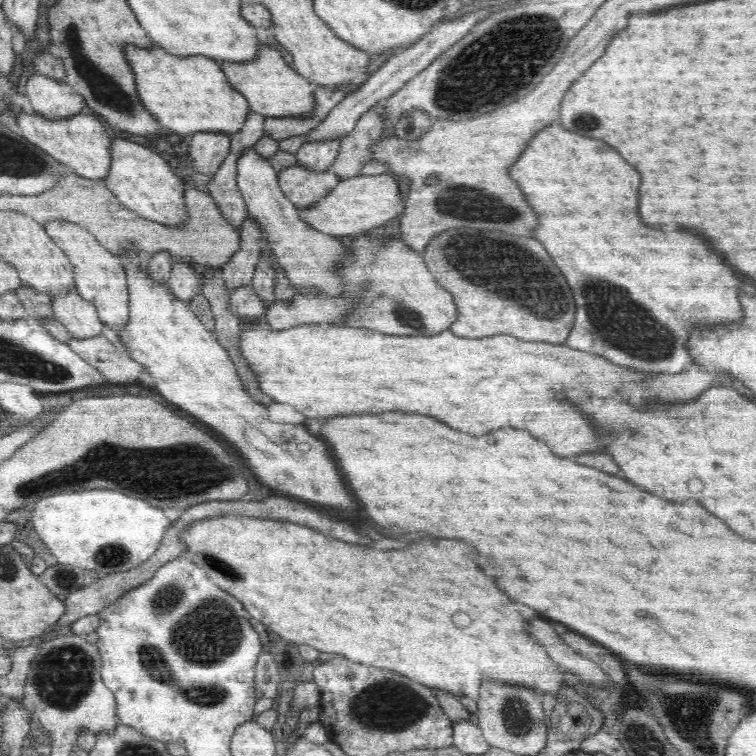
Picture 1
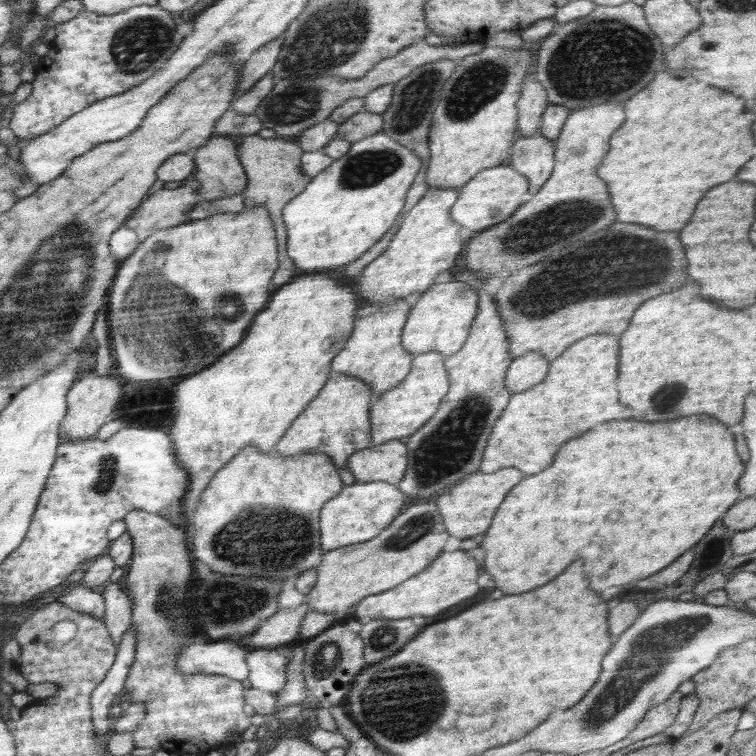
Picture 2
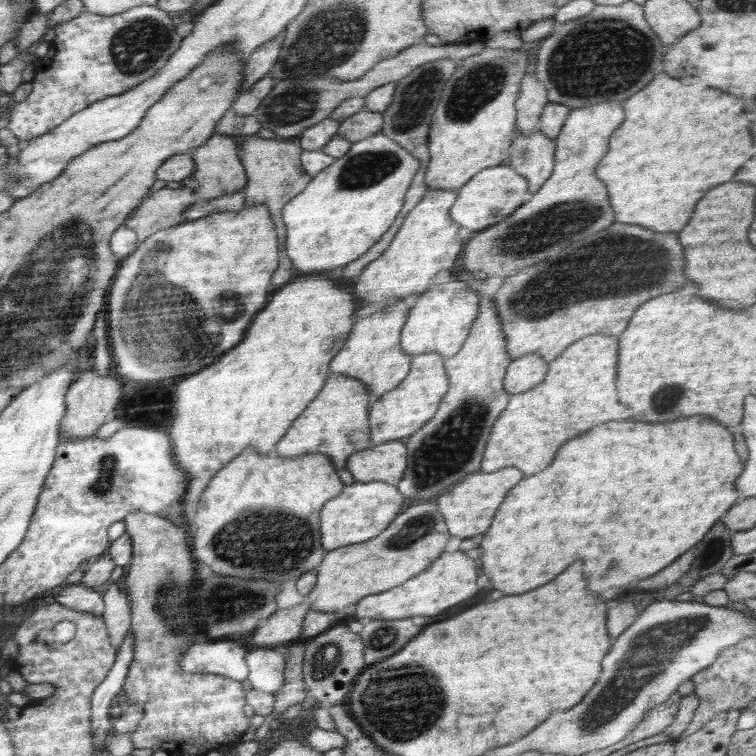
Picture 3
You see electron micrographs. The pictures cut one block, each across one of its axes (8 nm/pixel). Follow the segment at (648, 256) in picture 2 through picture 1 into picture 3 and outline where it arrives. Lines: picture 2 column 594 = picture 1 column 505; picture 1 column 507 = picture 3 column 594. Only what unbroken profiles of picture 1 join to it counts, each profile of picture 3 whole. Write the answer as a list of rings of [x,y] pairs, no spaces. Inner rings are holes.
[[[616,222],[602,232],[567,244],[558,254],[532,265],[532,268],[528,267],[508,274],[503,278],[503,284],[491,300],[496,305],[496,312],[502,321],[502,331],[506,335],[506,353],[512,357],[512,360],[528,353],[540,353],[542,359],[551,363],[568,346],[585,336],[622,334],[640,304],[656,296],[674,292],[684,284],[686,284],[684,248],[680,248],[676,232],[662,234],[662,232],[652,232],[638,224]]]

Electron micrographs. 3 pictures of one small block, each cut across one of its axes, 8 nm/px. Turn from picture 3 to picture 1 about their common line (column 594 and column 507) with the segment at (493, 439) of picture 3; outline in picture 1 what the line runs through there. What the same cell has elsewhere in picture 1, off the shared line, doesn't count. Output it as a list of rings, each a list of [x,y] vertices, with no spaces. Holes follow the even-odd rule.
[[[263,320],[248,321],[248,327],[242,328],[239,334],[239,352],[241,352],[242,358],[249,364],[249,370],[255,374],[258,379],[260,390],[267,394],[270,399],[274,398],[276,402],[288,402],[292,404],[296,410],[300,410],[306,418],[328,418],[332,419],[334,416],[342,416],[342,414],[376,414],[376,412],[386,412],[386,410],[398,410],[398,412],[418,412],[418,414],[428,414],[428,416],[434,416],[438,420],[444,420],[448,422],[452,428],[456,430],[462,430],[462,432],[468,432],[468,434],[486,434],[486,432],[492,432],[492,430],[498,430],[502,426],[512,426],[512,428],[526,428],[528,432],[532,432],[532,436],[540,438],[542,442],[546,442],[550,446],[550,450],[556,454],[556,456],[576,456],[576,454],[584,454],[584,452],[602,452],[598,444],[592,444],[598,434],[596,430],[590,426],[590,420],[584,418],[570,402],[566,400],[558,400],[554,396],[554,390],[582,390],[586,394],[598,394],[598,396],[604,396],[604,394],[610,394],[610,396],[616,396],[616,394],[626,394],[628,400],[636,406],[642,406],[642,402],[664,402],[664,404],[674,404],[674,402],[686,402],[686,400],[692,400],[696,398],[700,392],[708,390],[710,386],[714,384],[724,384],[724,386],[730,386],[730,388],[736,388],[736,390],[742,390],[742,394],[752,394],[750,390],[746,390],[742,386],[742,382],[738,380],[732,380],[728,376],[722,376],[722,380],[718,380],[718,372],[706,372],[704,368],[698,368],[698,366],[690,366],[688,372],[682,372],[682,374],[666,374],[666,376],[656,376],[656,378],[646,378],[644,374],[640,372],[632,372],[632,370],[626,370],[622,366],[616,366],[612,362],[608,362],[606,358],[602,356],[596,356],[596,354],[588,354],[588,352],[578,352],[578,350],[572,350],[567,344],[552,344],[547,342],[532,342],[526,340],[520,340],[512,335],[501,334],[494,335],[484,338],[468,338],[463,339],[462,337],[456,336],[450,329],[446,329],[441,333],[434,336],[396,336],[389,335],[380,331],[373,331],[367,328],[354,328],[343,326],[337,323],[322,323],[322,324],[309,324],[297,327],[290,327],[286,330],[274,330],[268,323]]]

